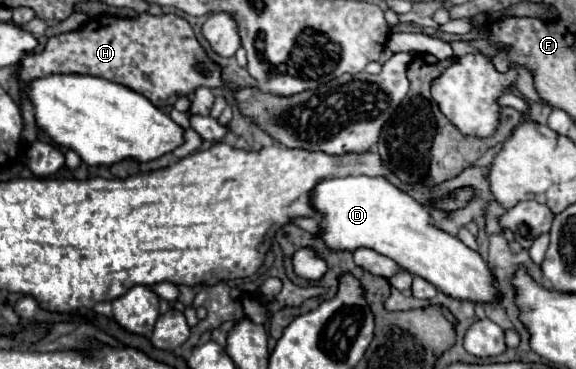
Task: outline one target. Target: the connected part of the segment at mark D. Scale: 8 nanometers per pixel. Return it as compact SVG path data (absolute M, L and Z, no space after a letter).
M367 175L327 179L313 189L311 201L321 213L321 225L325 229L321 237L327 247L349 251L369 247L397 261L401 269L427 279L453 299L481 305L501 303L501 291L495 287L497 279L481 255L457 237L431 225L427 209L387 179Z

